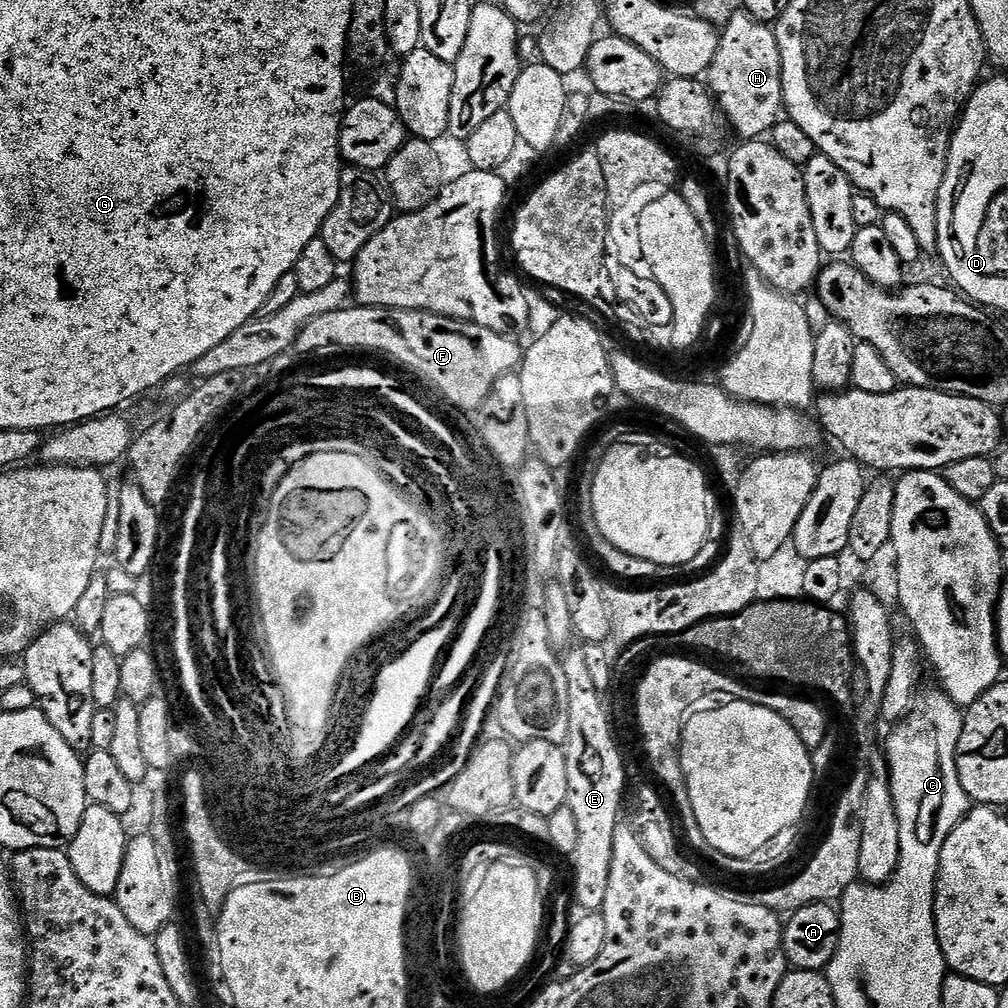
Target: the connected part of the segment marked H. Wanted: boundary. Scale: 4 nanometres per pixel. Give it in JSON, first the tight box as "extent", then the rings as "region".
{"extent":[706,14,784,141],"region":[[[737,14],[734,18],[730,18],[730,22],[723,25],[722,31],[720,32],[720,45],[714,54],[714,62],[708,67],[706,73],[706,85],[708,91],[718,101],[718,108],[722,113],[723,119],[725,116],[725,118],[732,123],[732,128],[738,135],[740,135],[739,139],[741,141],[767,137],[766,134],[775,126],[776,119],[778,119],[779,116],[782,116],[782,109],[784,107],[784,91],[782,90],[782,58],[780,57],[780,51],[778,50],[775,31],[773,31],[769,25],[763,24],[760,20],[755,20],[753,16],[747,14]]]}

